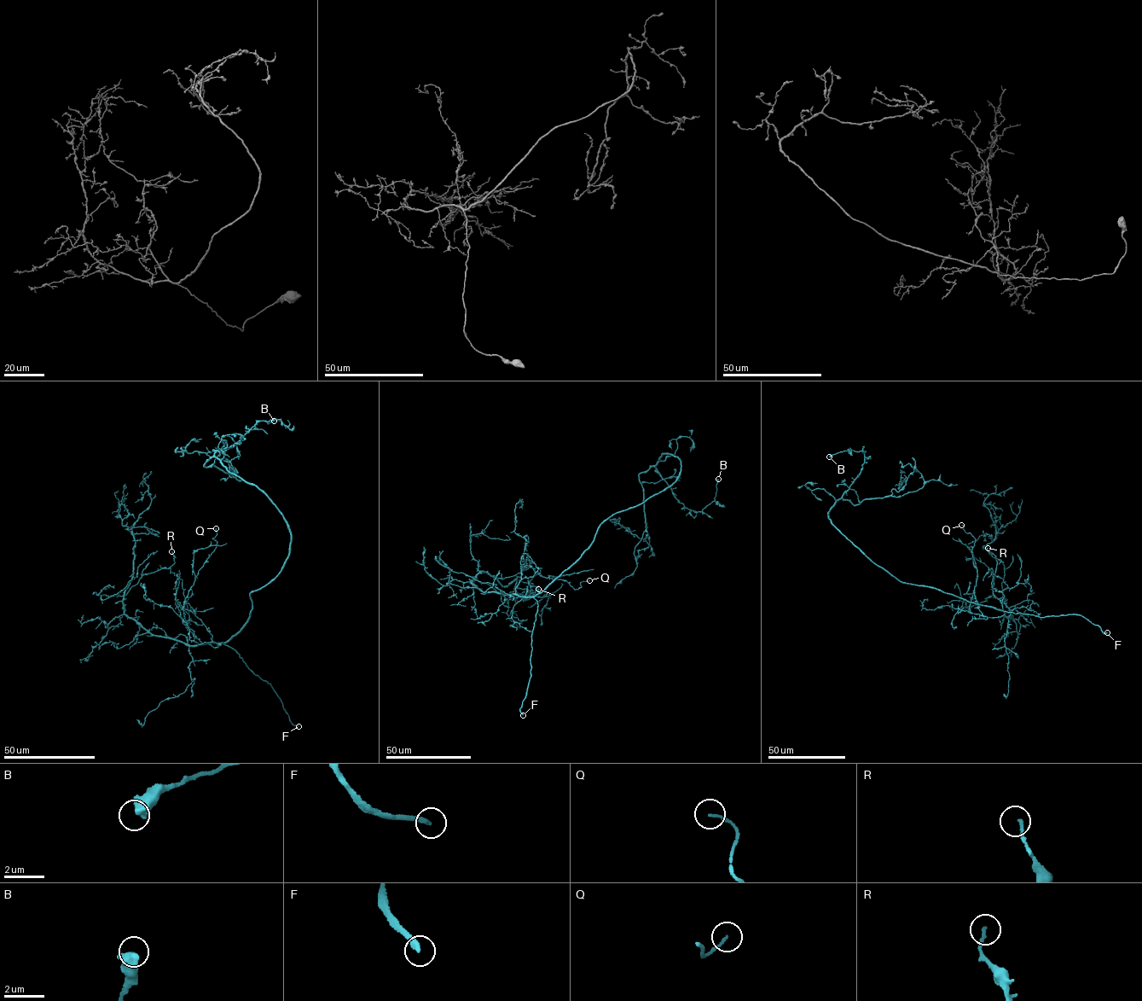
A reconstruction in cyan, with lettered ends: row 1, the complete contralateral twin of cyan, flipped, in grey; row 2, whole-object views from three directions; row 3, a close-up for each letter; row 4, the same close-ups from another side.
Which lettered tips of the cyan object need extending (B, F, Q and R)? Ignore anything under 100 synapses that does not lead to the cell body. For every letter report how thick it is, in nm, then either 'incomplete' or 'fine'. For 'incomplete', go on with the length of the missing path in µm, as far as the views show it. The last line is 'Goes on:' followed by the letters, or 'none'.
B: 550 nm | fine
F: 260 nm | incomplete | 35 µm
Q: 110 nm | fine
R: 140 nm | fine
Goes on: F

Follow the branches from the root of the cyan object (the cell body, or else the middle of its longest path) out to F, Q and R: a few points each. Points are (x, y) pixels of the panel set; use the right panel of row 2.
F: (920, 585), (932, 587), (973, 602), (1016, 613), (1042, 617), (1080, 614), (1107, 632)
Q: (920, 585), (1004, 613), (989, 618), (980, 610), (974, 594), (977, 569), (971, 551), (976, 539), (961, 525)
R: (920, 585), (991, 606), (1004, 612), (1008, 618), (1012, 616), (999, 598), (1003, 591), (1003, 563), (988, 548)

